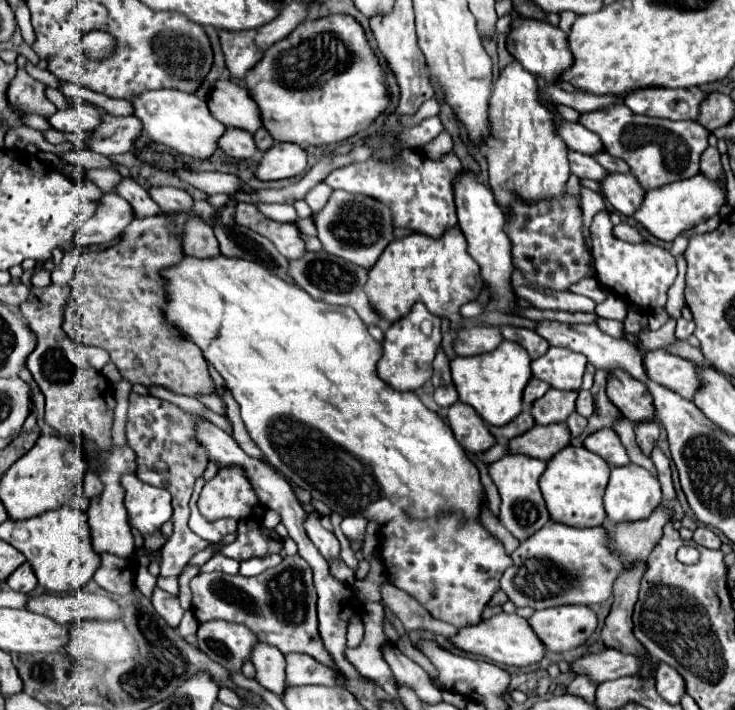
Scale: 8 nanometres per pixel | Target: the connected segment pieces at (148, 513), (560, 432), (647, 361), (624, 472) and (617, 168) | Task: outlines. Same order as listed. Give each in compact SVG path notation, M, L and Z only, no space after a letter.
M123 474L125 508L129 512L129 524L135 526L143 536L153 534L163 522L171 518L171 494L163 488L141 482L135 474Z
M567 424L533 426L529 432L509 440L509 452L549 460L559 450L569 446L569 440L571 440L571 434L569 434Z
M651 350L643 354L643 366L649 380L677 392L679 396L691 400L693 394L701 388L695 366L681 358L673 356L667 350Z
M637 464L611 468L611 478L605 490L605 512L609 522L635 522L647 518L661 504L659 480Z
M599 152L597 156L593 156L607 172L629 172L629 166L623 162L623 160L619 160L619 158L613 158L613 156L609 156L607 152Z

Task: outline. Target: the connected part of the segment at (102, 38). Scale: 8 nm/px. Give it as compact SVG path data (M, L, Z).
M89 32L81 38L81 48L89 52L91 58L107 58L107 54L113 54L113 38L105 36L105 32Z

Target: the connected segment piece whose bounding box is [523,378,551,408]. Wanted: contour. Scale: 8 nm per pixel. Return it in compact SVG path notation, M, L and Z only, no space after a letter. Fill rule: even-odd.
M533 378L533 380L527 384L525 392L523 392L523 402L525 402L525 406L529 408L529 406L531 406L535 400L539 400L539 398L549 390L549 388L551 388L549 384L545 384L545 382Z

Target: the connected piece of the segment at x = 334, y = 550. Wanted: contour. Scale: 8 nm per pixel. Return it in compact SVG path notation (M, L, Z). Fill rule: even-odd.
M317 512L307 514L305 520L305 532L309 536L309 540L317 546L317 550L325 556L325 558L339 558L339 540L335 538L333 532L327 532L321 526L321 516Z

